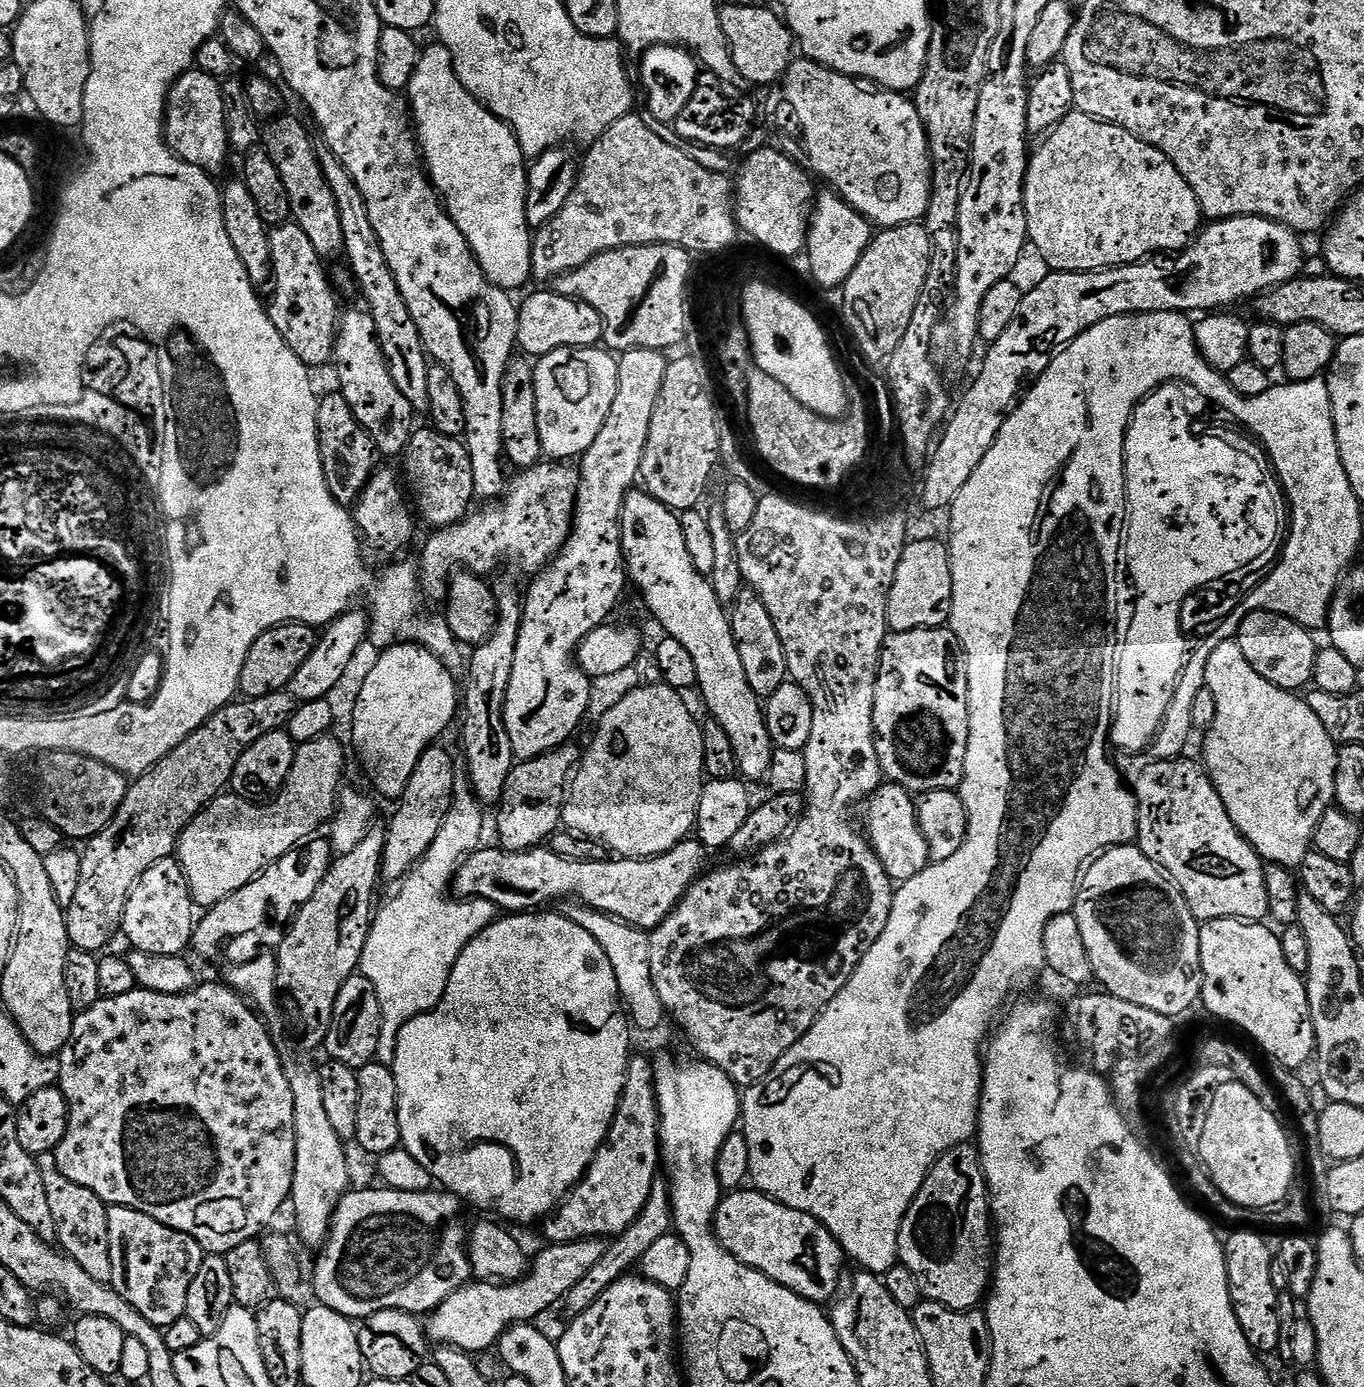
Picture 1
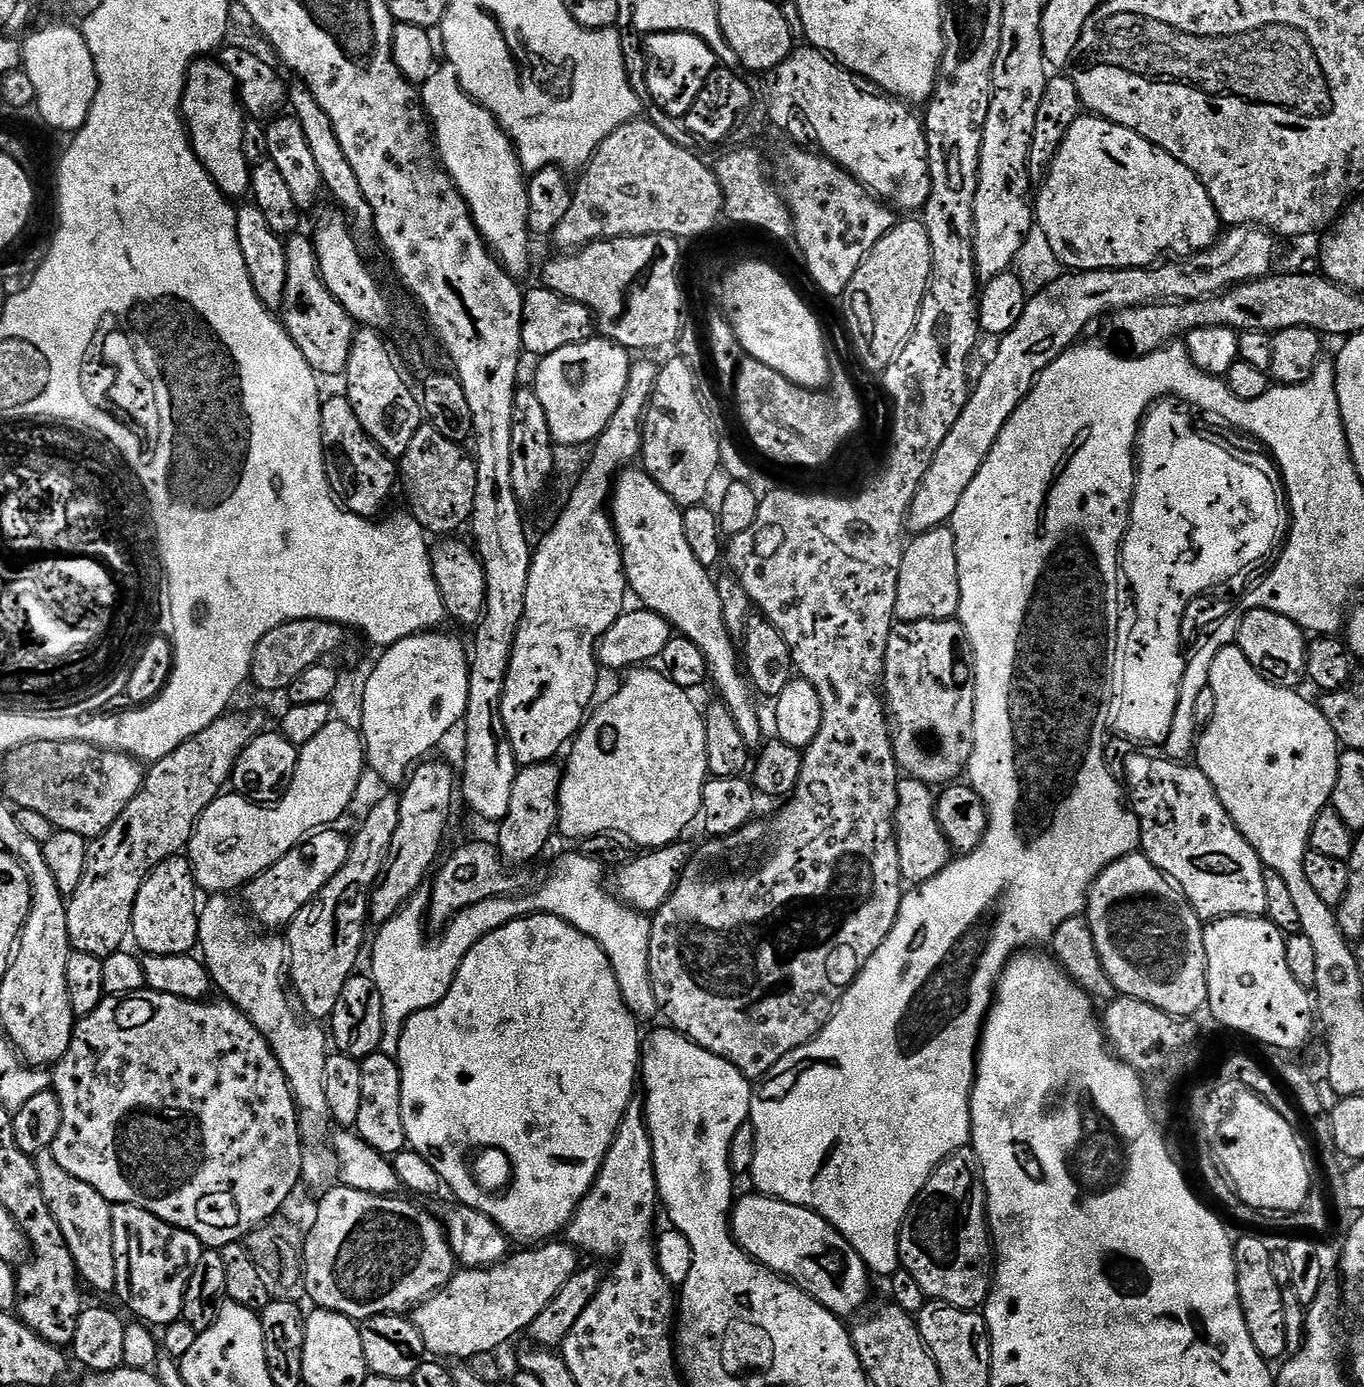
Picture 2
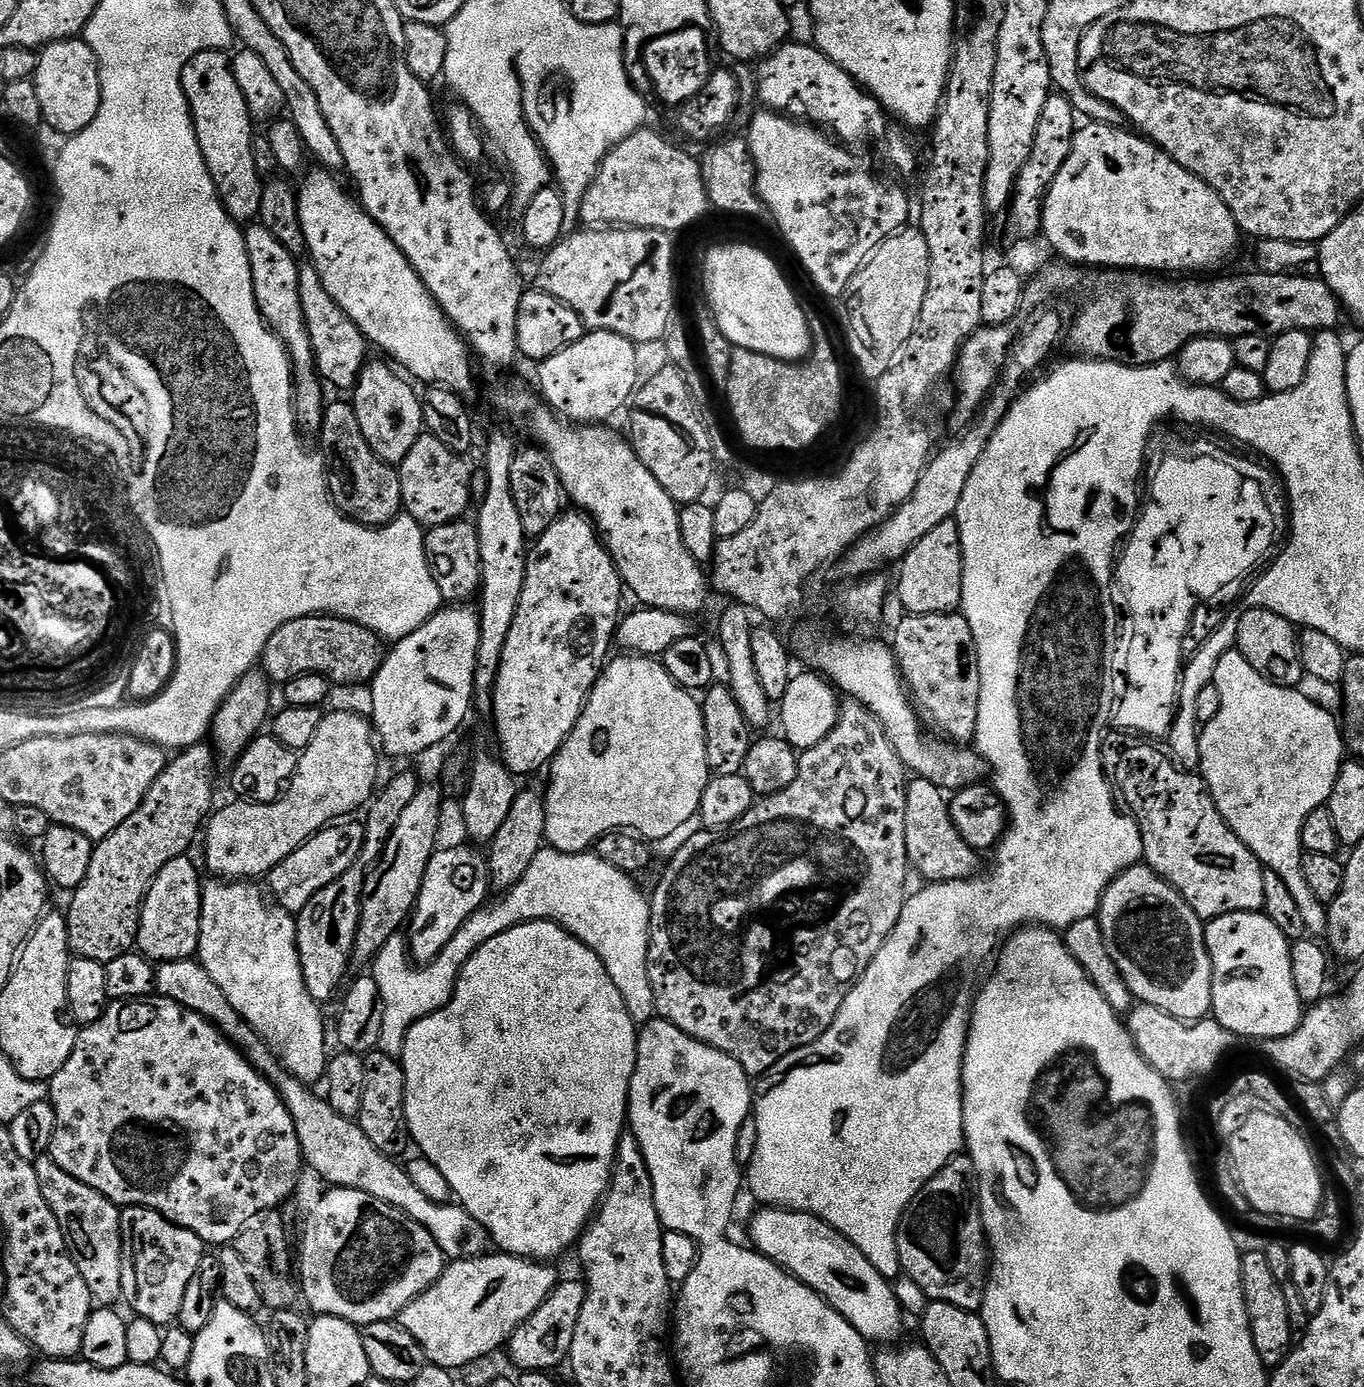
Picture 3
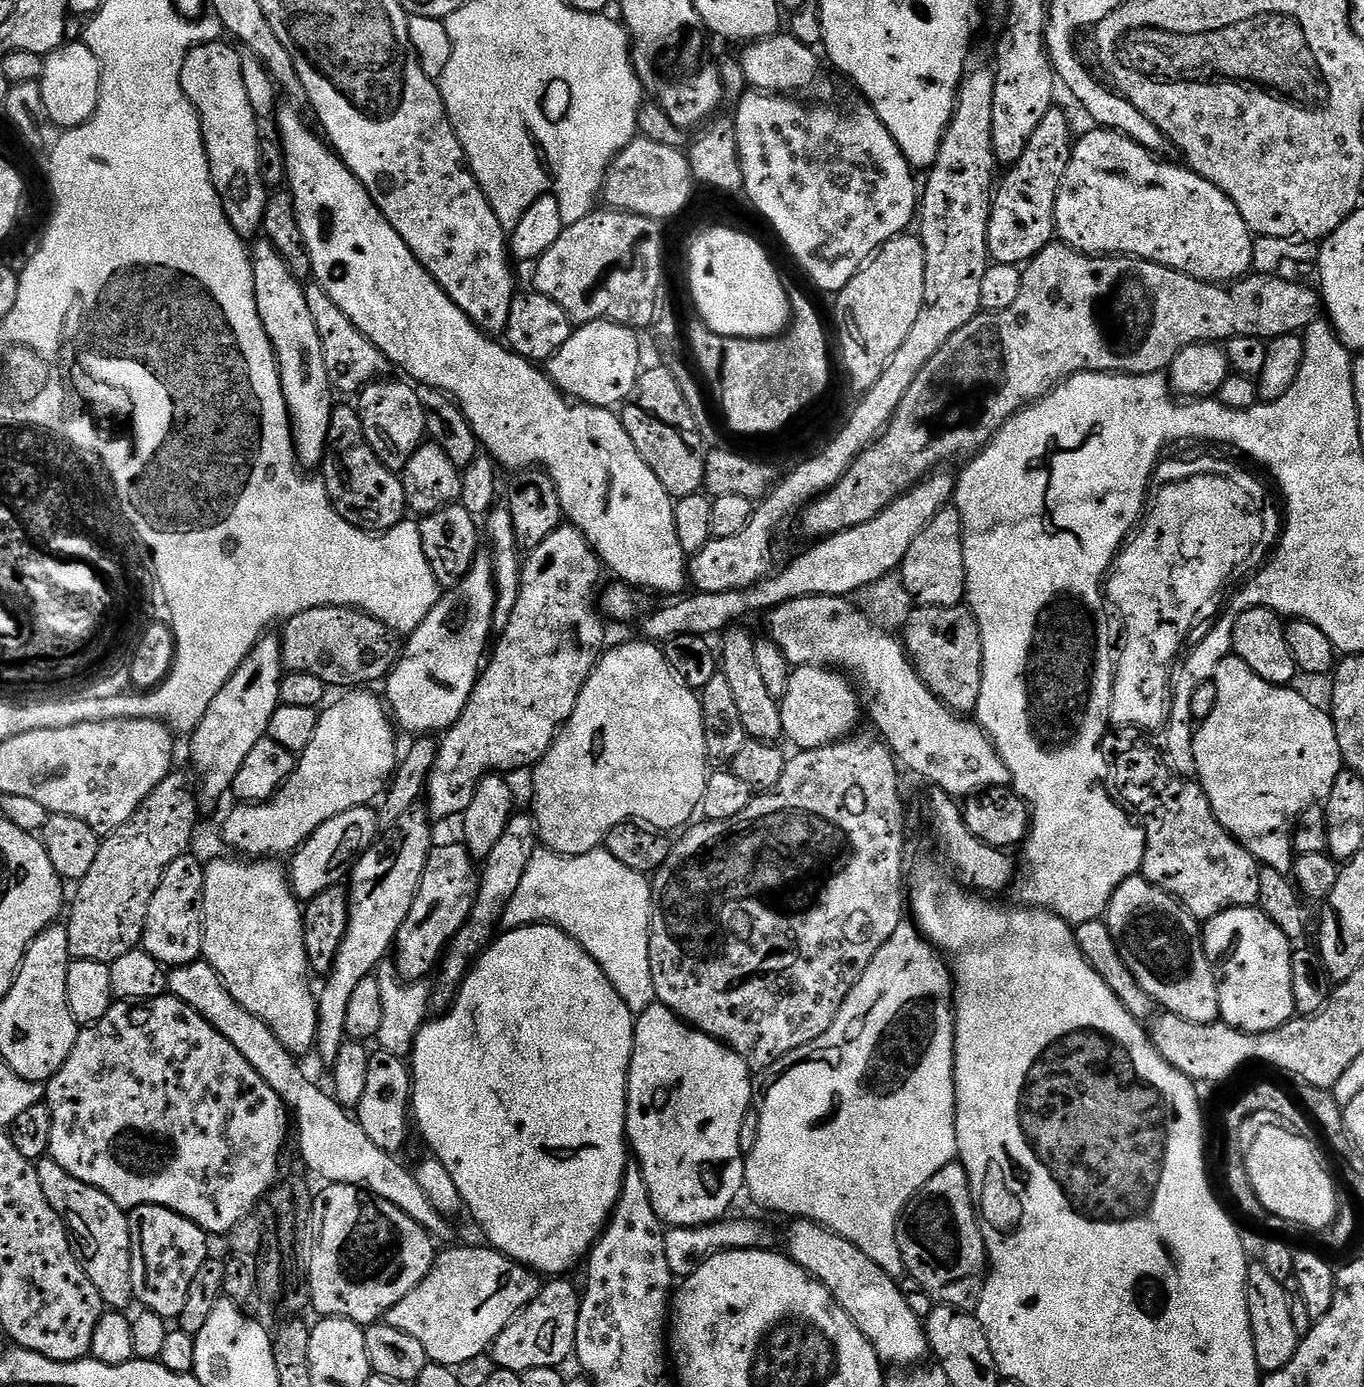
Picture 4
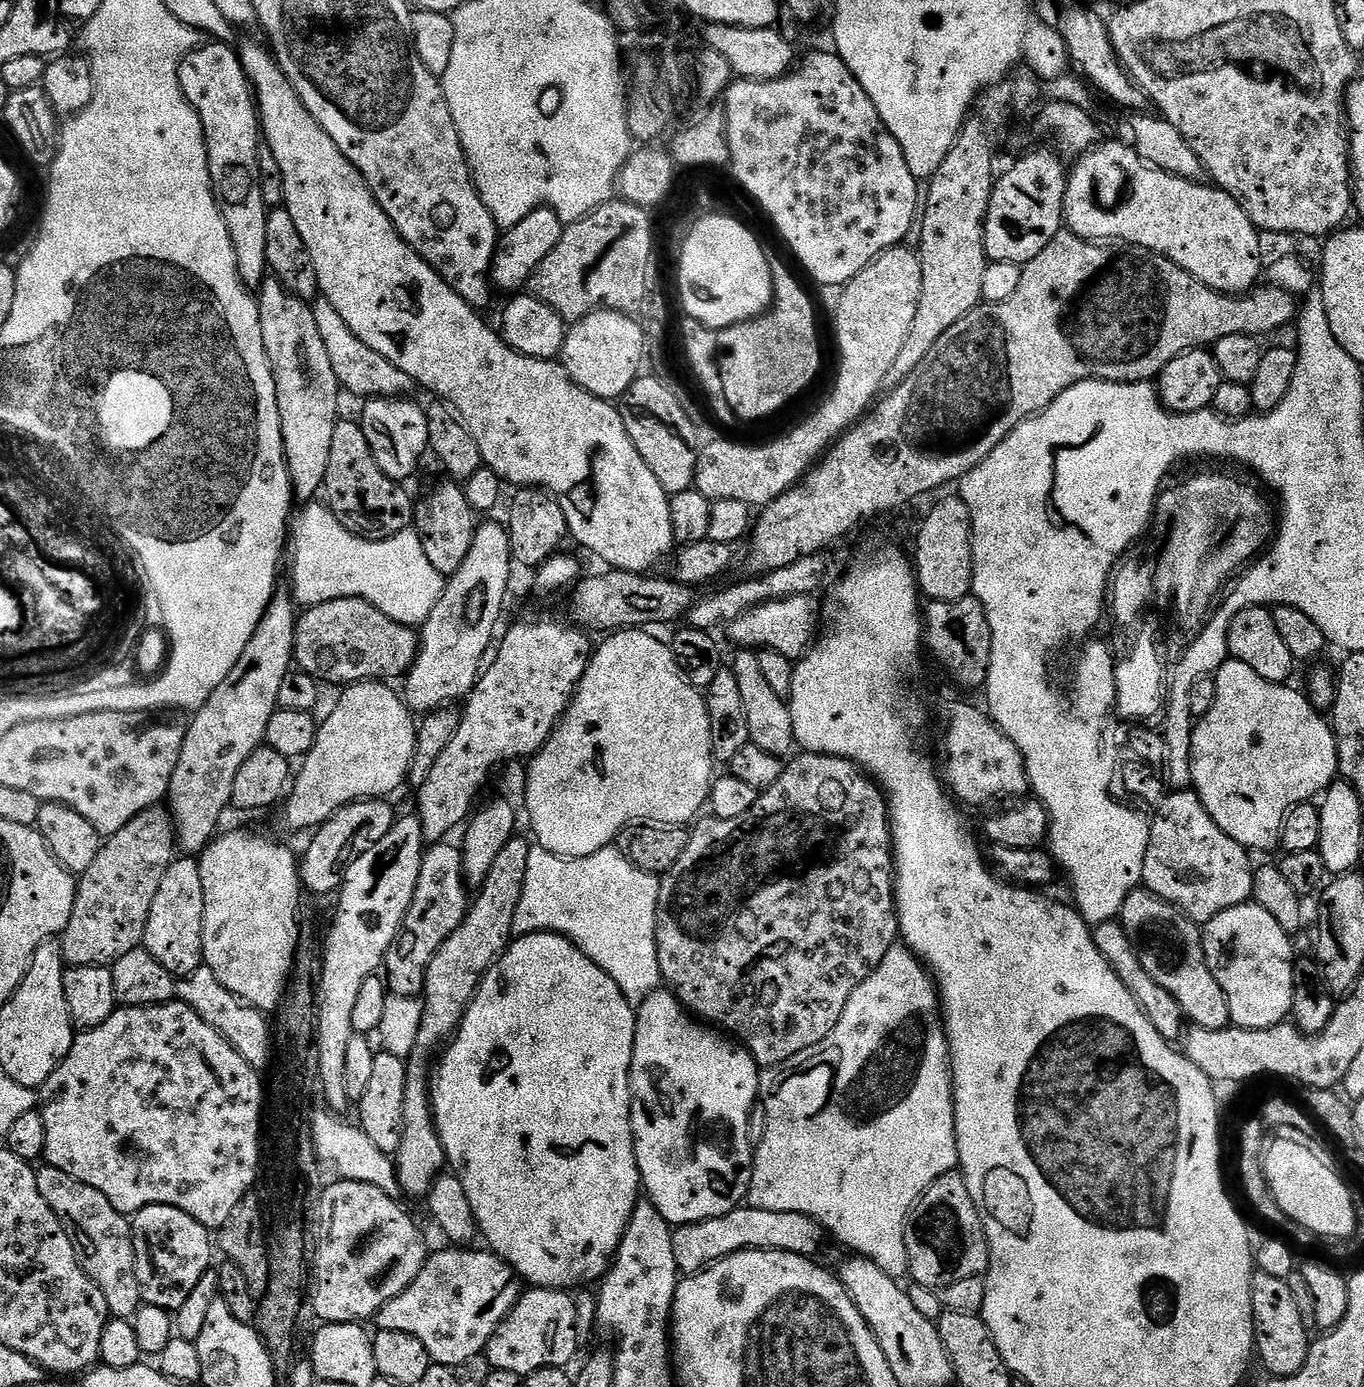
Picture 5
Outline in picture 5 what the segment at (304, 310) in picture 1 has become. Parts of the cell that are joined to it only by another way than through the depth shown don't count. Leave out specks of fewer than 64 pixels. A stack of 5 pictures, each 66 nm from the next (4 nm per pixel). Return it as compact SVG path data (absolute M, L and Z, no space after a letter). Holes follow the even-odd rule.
M323 298L317 299L312 304L312 313L314 322L318 322L318 334L322 334L326 354L330 354L330 366L334 366L334 374L347 395L349 392L352 396L360 396L359 398L378 396L404 398L411 393L408 391L414 388L414 381L410 374L406 374L394 362L382 358L382 354L370 350L370 346L366 346L366 342L362 342L362 338L358 338L358 334L354 334L350 326L346 326L342 314L334 310L331 302Z

